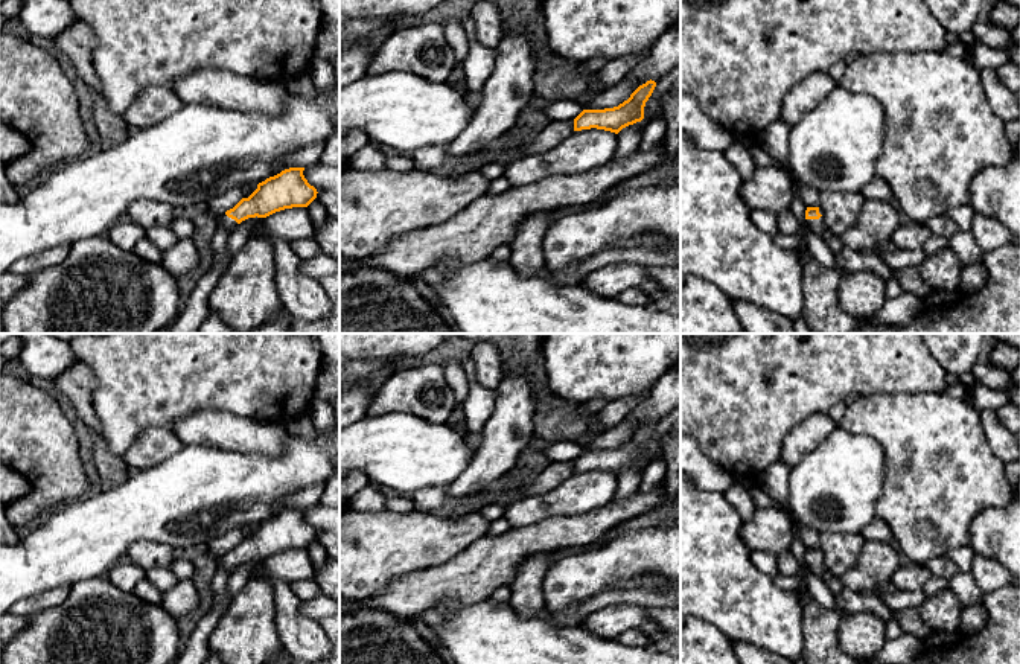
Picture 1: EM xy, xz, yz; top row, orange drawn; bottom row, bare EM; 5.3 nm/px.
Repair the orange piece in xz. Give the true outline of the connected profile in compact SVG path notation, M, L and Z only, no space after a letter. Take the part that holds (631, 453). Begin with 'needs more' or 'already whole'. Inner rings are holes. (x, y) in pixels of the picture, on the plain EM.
already whole | M655 422L639 426L627 442L614 449L583 451L574 460L574 472L604 471L618 475L623 469L644 460L644 448L656 428Z

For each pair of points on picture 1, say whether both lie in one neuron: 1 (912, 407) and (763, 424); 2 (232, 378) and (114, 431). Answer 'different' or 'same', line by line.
1: different
2: same

